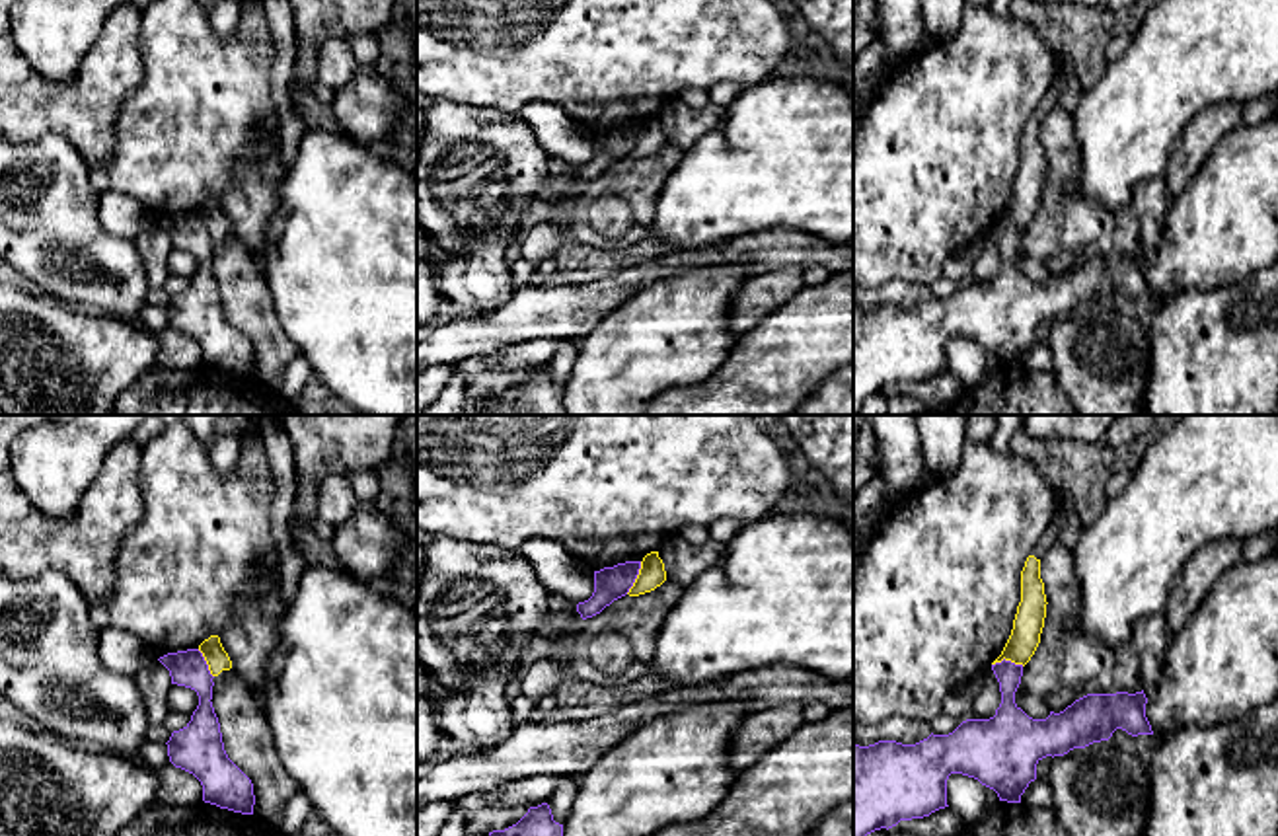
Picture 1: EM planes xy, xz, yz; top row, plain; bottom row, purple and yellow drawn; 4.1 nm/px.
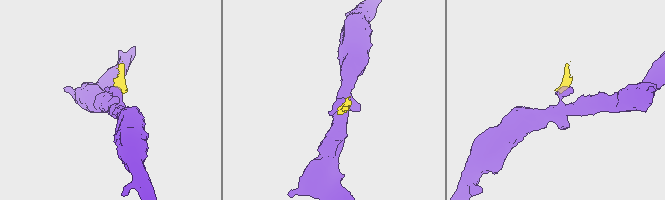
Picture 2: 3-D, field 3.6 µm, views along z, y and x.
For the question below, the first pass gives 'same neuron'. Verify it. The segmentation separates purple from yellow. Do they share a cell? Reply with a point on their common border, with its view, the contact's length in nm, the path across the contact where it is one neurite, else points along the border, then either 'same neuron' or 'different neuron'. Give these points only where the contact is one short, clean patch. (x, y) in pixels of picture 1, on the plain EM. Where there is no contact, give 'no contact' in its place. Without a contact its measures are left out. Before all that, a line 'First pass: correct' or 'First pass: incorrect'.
First pass: incorrect
meets purple in xz at (636, 141); contact 150 nm long; border along xz (641, 125), (639, 137), (626, 156); different neuron

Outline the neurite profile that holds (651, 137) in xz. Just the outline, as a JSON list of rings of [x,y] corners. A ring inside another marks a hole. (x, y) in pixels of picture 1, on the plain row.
[[[651,115],[643,121],[639,138],[627,158],[639,160],[651,156],[657,150],[660,150],[664,144],[666,144],[664,127],[658,121],[658,115]]]

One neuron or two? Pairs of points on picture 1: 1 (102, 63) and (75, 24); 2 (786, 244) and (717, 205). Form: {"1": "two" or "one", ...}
{"1": "two", "2": "two"}

